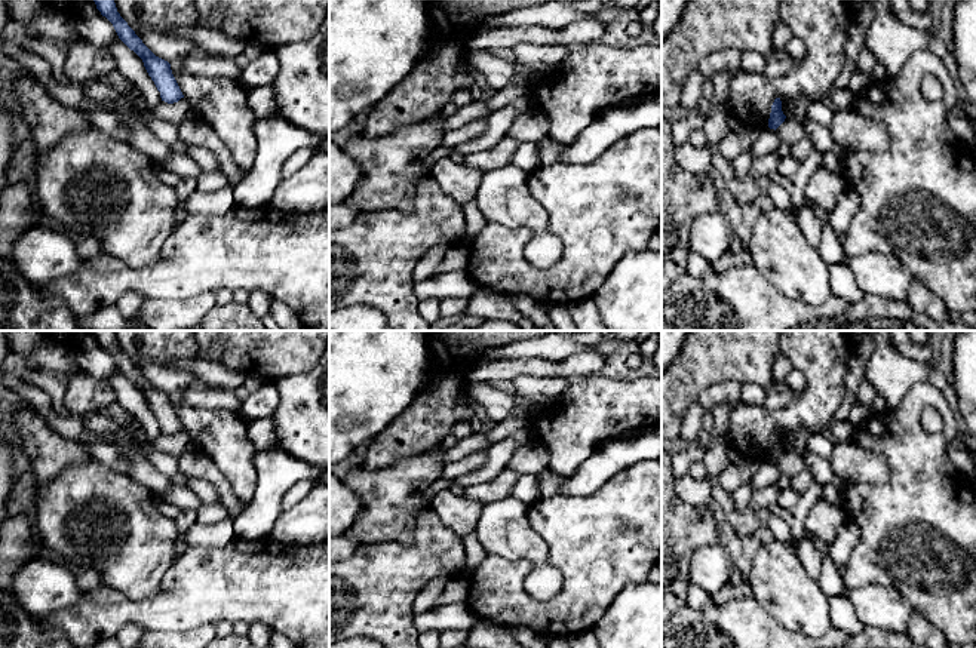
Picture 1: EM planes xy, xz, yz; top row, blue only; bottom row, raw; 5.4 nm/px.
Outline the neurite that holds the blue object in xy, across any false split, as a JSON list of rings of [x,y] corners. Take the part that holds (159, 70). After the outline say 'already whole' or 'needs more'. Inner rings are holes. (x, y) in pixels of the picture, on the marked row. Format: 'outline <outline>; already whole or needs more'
outline [[[93,0],[96,9],[105,16],[114,27],[119,39],[133,50],[144,62],[144,67],[160,92],[162,101],[168,104],[178,102],[184,98],[174,74],[171,64],[156,56],[128,25],[128,22],[117,12],[114,0]]]; already whole

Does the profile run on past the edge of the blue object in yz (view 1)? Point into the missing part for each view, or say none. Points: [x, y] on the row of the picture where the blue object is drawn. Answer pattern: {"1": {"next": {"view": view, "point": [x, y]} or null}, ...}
{"1": {"next": null}}

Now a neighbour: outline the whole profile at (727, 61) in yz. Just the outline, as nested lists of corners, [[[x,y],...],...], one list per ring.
[[[727,49],[705,56],[699,65],[699,71],[706,82],[710,82],[716,73],[737,73],[742,62],[742,50]]]

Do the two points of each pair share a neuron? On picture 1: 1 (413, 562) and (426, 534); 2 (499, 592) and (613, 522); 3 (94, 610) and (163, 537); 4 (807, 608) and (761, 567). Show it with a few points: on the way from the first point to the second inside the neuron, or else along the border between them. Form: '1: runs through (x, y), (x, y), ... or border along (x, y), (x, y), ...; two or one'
1: runs through (420, 555), (426, 549), (426, 541); one
2: runs through (534, 608), (555, 608), (595, 568), (598, 558); one
3: border along (100, 583), (114, 587), (134, 599), (149, 598); two
4: runs through (795, 601), (773, 579); one

